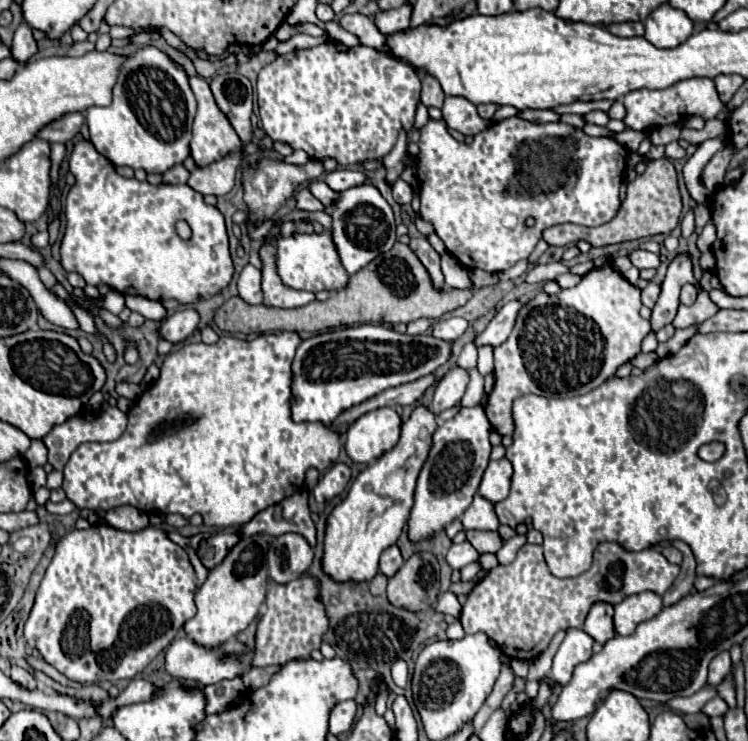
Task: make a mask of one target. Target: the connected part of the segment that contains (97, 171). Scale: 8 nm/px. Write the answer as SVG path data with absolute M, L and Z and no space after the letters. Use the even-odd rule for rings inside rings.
M80 140L74 144L72 152L70 152L70 170L76 178L76 184L70 188L68 196L66 196L66 232L64 232L64 238L62 238L62 246L60 246L60 264L66 272L78 272L86 284L90 286L110 286L114 288L116 292L120 294L134 294L134 296L146 296L150 300L178 300L180 304L196 304L200 298L202 300L208 300L212 298L214 294L218 294L224 286L228 286L230 278L232 278L232 258L230 258L230 252L228 252L228 234L226 234L226 226L224 226L224 216L220 214L220 210L216 206L208 206L204 202L204 196L200 192L194 192L192 188L186 186L186 184L158 184L158 186L152 186L148 180L140 182L136 178L124 178L116 172L114 164L102 156L92 142L88 140ZM178 220L186 220L188 226L192 228L192 238L190 240L180 240L178 234L176 234L176 222Z

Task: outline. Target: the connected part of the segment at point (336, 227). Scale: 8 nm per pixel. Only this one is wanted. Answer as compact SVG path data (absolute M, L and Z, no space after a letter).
M314 180L308 190L326 206L326 212L334 218L332 236L338 248L340 260L348 274L358 272L368 262L372 262L378 254L388 252L396 242L396 222L394 212L382 194L372 184L362 184L348 188L344 192L334 192L326 182Z

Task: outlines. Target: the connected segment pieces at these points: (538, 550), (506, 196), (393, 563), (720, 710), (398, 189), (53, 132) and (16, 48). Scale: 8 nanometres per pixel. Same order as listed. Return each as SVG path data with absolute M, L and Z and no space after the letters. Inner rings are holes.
M602 542L594 552L594 564L588 572L576 578L556 578L546 568L542 546L524 544L512 564L492 568L472 588L462 606L460 622L466 634L484 632L490 636L508 658L532 660L548 648L558 630L582 628L594 602L618 604L626 596L644 590L662 596L672 586L678 572L680 566L670 564L656 548L626 552L614 542Z
M430 118L420 128L420 154L416 156L416 178L420 182L420 202L422 202L422 218L432 222L436 234L446 244L446 250L462 262L466 268L482 268L488 272L502 272L512 268L518 260L526 260L542 232L550 226L558 226L564 222L574 222L580 226L602 226L610 222L620 210L620 184L624 180L628 150L620 146L614 138L592 138L582 130L572 128L562 122L552 124L534 124L524 118L508 118L502 122L494 122L486 130L474 136L474 142L468 146L464 142L456 142L444 120ZM542 140L556 140L554 148L548 150L548 172L542 174L542 190L538 194L524 196L520 192L512 194L510 186L514 186L522 174L522 162L514 156L520 144L532 144ZM526 218L536 218L536 226L526 228Z
M396 544L388 546L382 556L380 556L380 572L386 576L394 576L394 572L398 572L398 568L404 564L400 548Z
M720 696L712 698L712 700L706 702L704 708L702 708L702 712L704 712L706 716L722 716L722 714L726 714L726 710L728 710L728 706L726 706L726 702L724 702Z
M396 180L392 188L392 196L398 204L410 204L412 202L412 188L404 180Z
M72 112L64 114L62 118L46 124L42 130L38 130L36 138L42 138L46 142L70 142L78 132L84 122L84 114Z
M22 22L14 34L14 42L12 42L12 54L14 54L14 60L18 62L26 62L30 56L34 56L38 52L38 46L36 46L36 40L32 36L32 28Z

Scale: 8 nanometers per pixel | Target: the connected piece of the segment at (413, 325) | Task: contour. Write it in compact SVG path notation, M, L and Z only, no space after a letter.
M422 318L422 320L414 320L414 322L410 322L410 324L406 324L406 332L410 334L410 336L416 336L416 334L424 334L428 328L430 328L430 320L426 320L426 318Z

